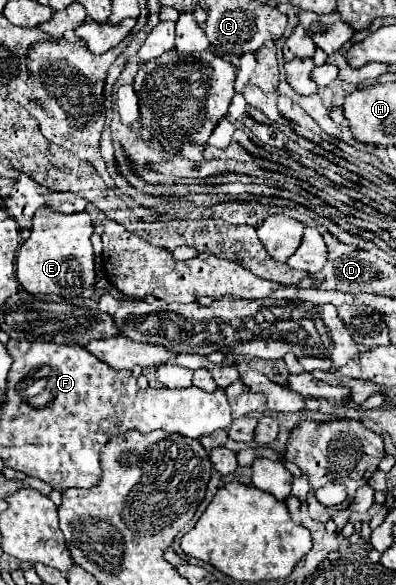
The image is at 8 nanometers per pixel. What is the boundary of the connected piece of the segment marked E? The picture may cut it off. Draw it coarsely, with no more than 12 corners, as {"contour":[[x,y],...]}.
{"contour":[[38,208],[16,254],[30,294],[94,286],[92,220]]}

